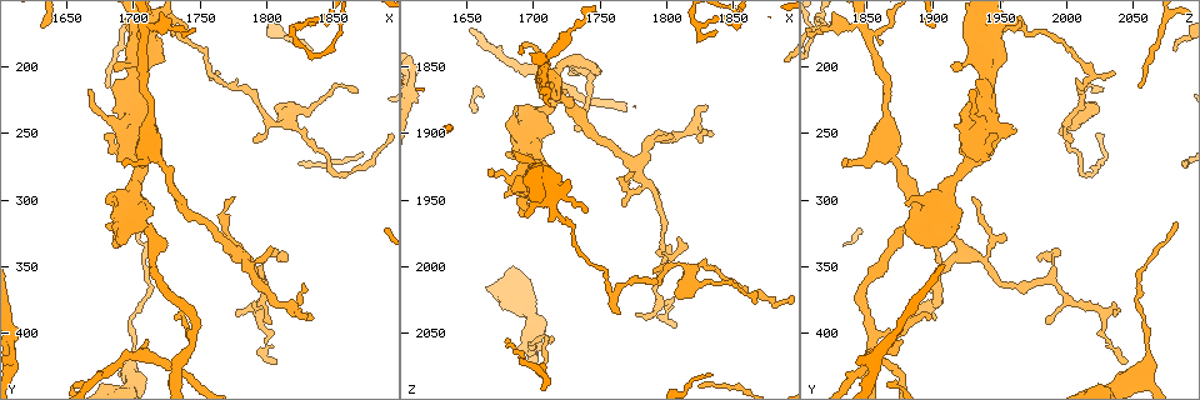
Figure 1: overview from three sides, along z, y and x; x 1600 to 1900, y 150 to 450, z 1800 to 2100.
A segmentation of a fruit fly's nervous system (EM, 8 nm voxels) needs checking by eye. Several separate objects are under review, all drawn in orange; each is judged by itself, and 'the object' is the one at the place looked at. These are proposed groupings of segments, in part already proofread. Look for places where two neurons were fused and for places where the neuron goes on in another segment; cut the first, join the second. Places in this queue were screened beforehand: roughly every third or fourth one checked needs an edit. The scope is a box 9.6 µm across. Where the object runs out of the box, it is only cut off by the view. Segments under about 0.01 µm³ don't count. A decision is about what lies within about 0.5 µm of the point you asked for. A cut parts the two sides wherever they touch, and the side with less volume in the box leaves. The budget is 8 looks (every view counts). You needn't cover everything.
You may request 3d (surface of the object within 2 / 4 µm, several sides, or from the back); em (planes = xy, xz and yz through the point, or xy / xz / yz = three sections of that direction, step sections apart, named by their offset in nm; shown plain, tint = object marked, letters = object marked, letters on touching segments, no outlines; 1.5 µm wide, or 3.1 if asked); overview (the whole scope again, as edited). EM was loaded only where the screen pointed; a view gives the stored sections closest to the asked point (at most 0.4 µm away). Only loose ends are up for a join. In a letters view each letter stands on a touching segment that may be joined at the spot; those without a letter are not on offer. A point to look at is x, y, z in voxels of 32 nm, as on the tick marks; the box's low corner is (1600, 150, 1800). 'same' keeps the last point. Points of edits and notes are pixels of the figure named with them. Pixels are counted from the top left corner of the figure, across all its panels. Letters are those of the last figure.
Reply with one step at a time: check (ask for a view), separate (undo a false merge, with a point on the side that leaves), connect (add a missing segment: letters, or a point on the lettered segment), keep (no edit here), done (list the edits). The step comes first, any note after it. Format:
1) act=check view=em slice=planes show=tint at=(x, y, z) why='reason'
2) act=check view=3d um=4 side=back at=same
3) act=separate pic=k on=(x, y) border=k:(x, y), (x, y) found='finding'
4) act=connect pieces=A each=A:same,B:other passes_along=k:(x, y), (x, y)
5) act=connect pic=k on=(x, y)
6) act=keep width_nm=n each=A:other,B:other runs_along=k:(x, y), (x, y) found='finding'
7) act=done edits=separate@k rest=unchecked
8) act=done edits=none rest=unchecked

act=check view=em slice=planes show=tint at=(1774, 298, 1928) why='free end'

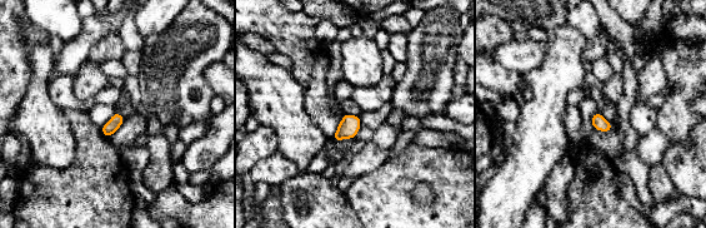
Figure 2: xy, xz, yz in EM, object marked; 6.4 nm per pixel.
act=check view=em slice=planes show=letters at=same why='what lies round it'

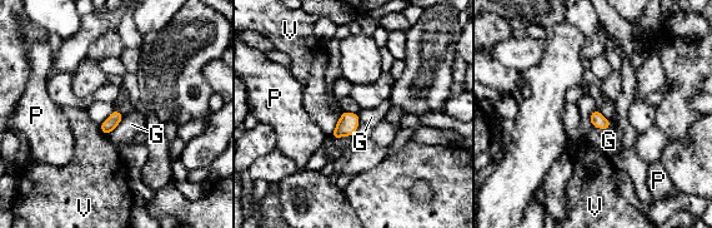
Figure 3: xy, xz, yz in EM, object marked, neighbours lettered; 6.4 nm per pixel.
act=keep each=G:other,P:other,V:other border=3:(124, 117), (106, 134) found='none of them fits'

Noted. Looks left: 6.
act=check view=3d um=4 at=(1712, 404, 1878) why='an open end'

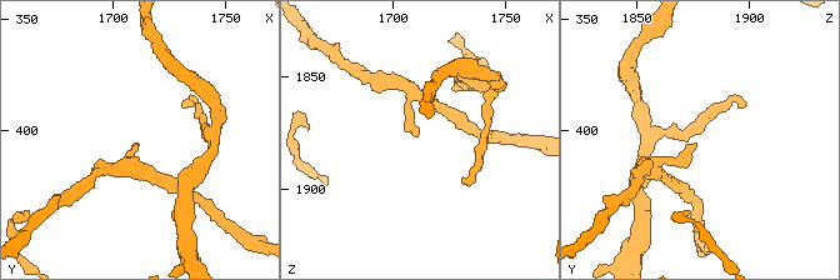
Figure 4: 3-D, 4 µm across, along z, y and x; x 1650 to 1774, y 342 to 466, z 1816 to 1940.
act=check view=em slice=xz step=4 show=letters at=(1709, 406, 1877) why='shape alone is not enough'

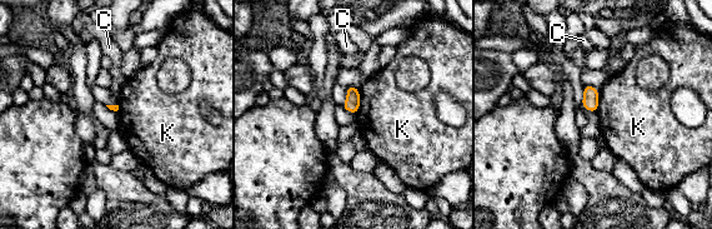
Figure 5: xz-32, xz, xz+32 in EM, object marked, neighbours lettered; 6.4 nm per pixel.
act=keep each=C:other,K:other border=5:(359, 89), (359, 110), (356, 113) found='none of them fits'

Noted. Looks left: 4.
act=check view=em slice=xz step=8 show=tint at=(1678, 214, 2052) why='an open end'

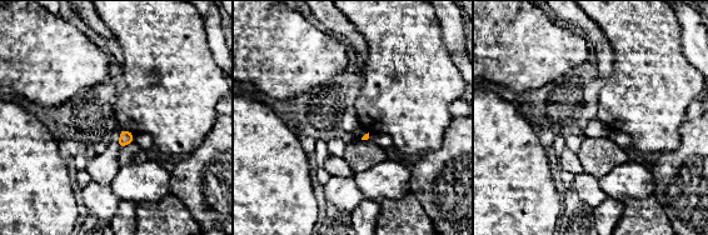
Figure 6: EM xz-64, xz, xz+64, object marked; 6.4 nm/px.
act=check view=em slice=planes show=letters at=same why='another direction'

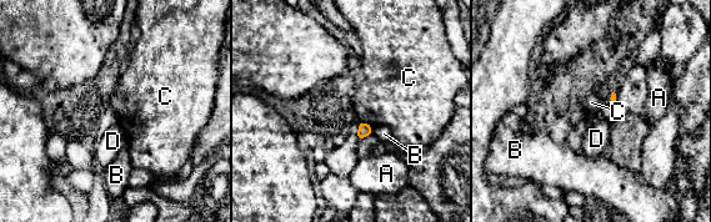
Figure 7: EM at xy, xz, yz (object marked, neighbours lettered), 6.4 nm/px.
act=keep longest_contact=C:100nm each=A:other,B:other,C:other,D:other border=7:(359, 120), (371, 126) found='none of them fits'

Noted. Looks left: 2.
act=done edits=none rest=unchecked

